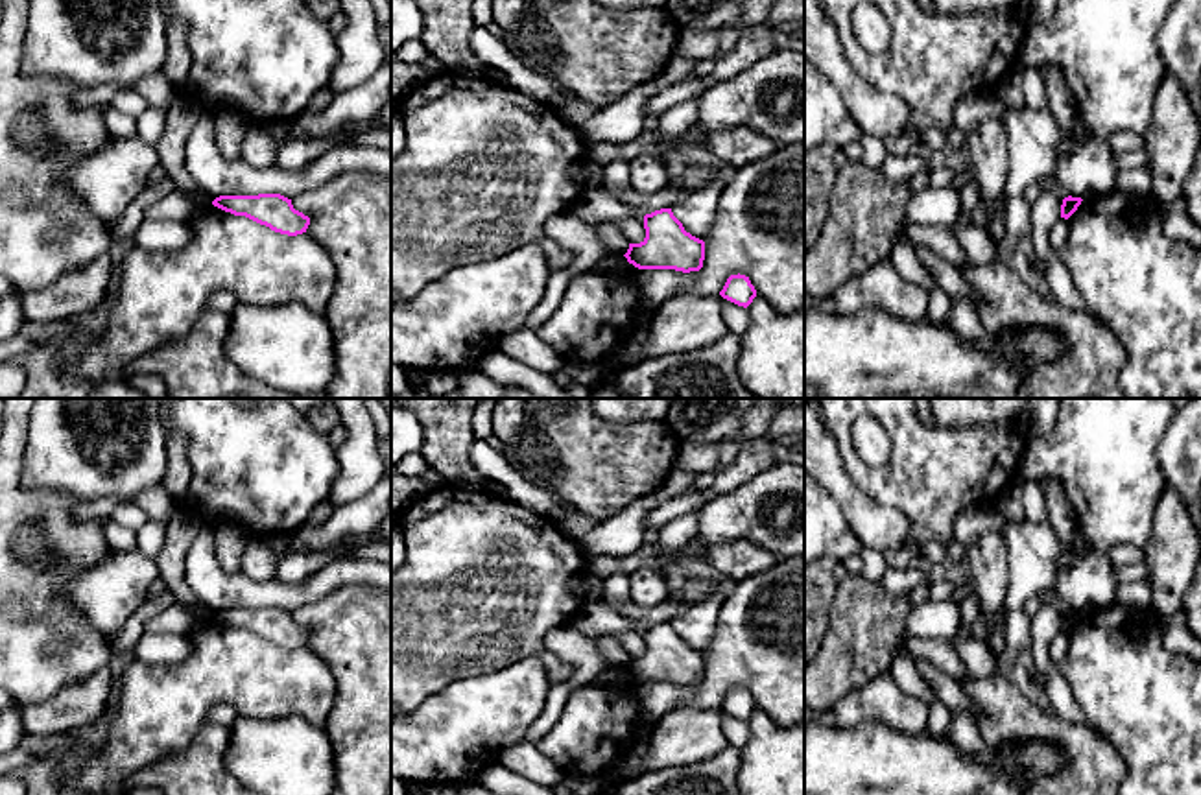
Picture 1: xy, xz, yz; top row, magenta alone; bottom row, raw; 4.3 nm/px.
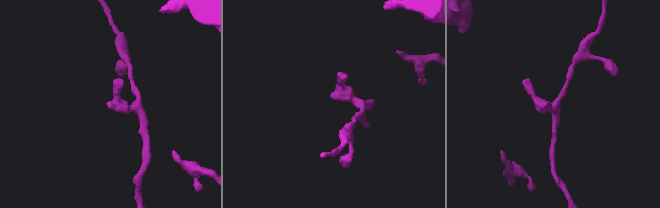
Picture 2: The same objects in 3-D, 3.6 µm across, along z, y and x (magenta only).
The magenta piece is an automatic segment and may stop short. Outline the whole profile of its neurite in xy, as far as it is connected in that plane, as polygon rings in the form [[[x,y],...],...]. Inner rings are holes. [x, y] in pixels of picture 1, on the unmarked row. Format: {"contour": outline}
{"contour": [[[280,607],[220,609],[212,618],[288,649],[303,647],[310,638],[310,631],[295,623],[291,612]]]}

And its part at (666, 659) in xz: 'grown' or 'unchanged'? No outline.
unchanged

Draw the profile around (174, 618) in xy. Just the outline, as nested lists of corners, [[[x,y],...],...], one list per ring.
[[[173,601],[146,622],[144,633],[188,636],[199,625],[201,622],[197,622],[181,603]]]

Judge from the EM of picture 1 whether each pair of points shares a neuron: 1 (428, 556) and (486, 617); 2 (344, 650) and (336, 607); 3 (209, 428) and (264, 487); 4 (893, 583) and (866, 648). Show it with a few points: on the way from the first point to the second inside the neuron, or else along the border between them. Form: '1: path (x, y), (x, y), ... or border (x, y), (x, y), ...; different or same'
1: path (443, 570), (473, 602); same
2: path (344, 639), (342, 618); same
3: path (225, 441), (261, 471); same
4: border (880, 581), (888, 591), (906, 594); different

